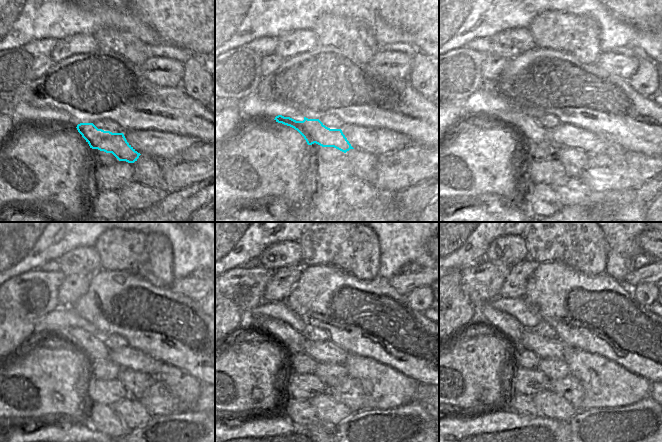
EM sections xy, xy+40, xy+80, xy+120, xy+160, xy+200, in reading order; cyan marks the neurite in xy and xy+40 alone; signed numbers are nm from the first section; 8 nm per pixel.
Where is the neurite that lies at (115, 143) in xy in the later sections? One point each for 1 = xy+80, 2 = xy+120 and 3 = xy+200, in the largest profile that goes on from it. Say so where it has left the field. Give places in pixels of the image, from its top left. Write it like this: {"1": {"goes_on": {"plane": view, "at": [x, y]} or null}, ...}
{"1": {"goes_on": {"plane": "xy+80", "at": [529, 128]}}, "2": {"goes_on": {"plane": "xy+120", "at": [73, 341]}}, "3": {"goes_on": {"plane": "xy+200", "at": [500, 324]}}}

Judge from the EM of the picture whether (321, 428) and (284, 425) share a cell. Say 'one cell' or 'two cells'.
one cell

